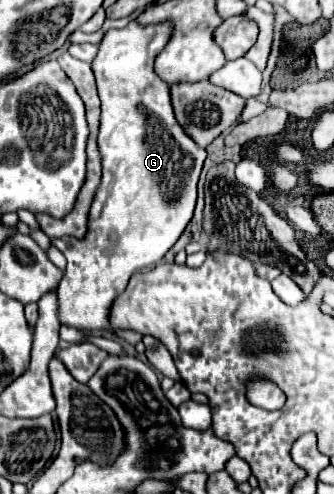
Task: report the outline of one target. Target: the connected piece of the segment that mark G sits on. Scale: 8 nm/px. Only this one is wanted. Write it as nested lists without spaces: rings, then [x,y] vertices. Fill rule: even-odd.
[[[131,22],[121,30],[109,30],[101,44],[99,54],[93,60],[93,72],[97,80],[97,90],[101,98],[101,130],[99,130],[99,150],[103,156],[103,178],[101,186],[95,194],[89,228],[85,238],[77,240],[71,236],[53,240],[65,258],[67,270],[59,284],[59,320],[61,324],[81,328],[81,330],[111,330],[117,338],[137,344],[143,334],[133,330],[113,330],[109,324],[109,312],[113,300],[125,290],[129,278],[155,262],[159,262],[169,248],[179,240],[185,226],[193,218],[195,200],[197,200],[197,180],[203,168],[203,160],[207,152],[199,148],[177,124],[169,84],[155,74],[155,58],[165,48],[173,34],[171,22],[159,24],[137,24]]]

